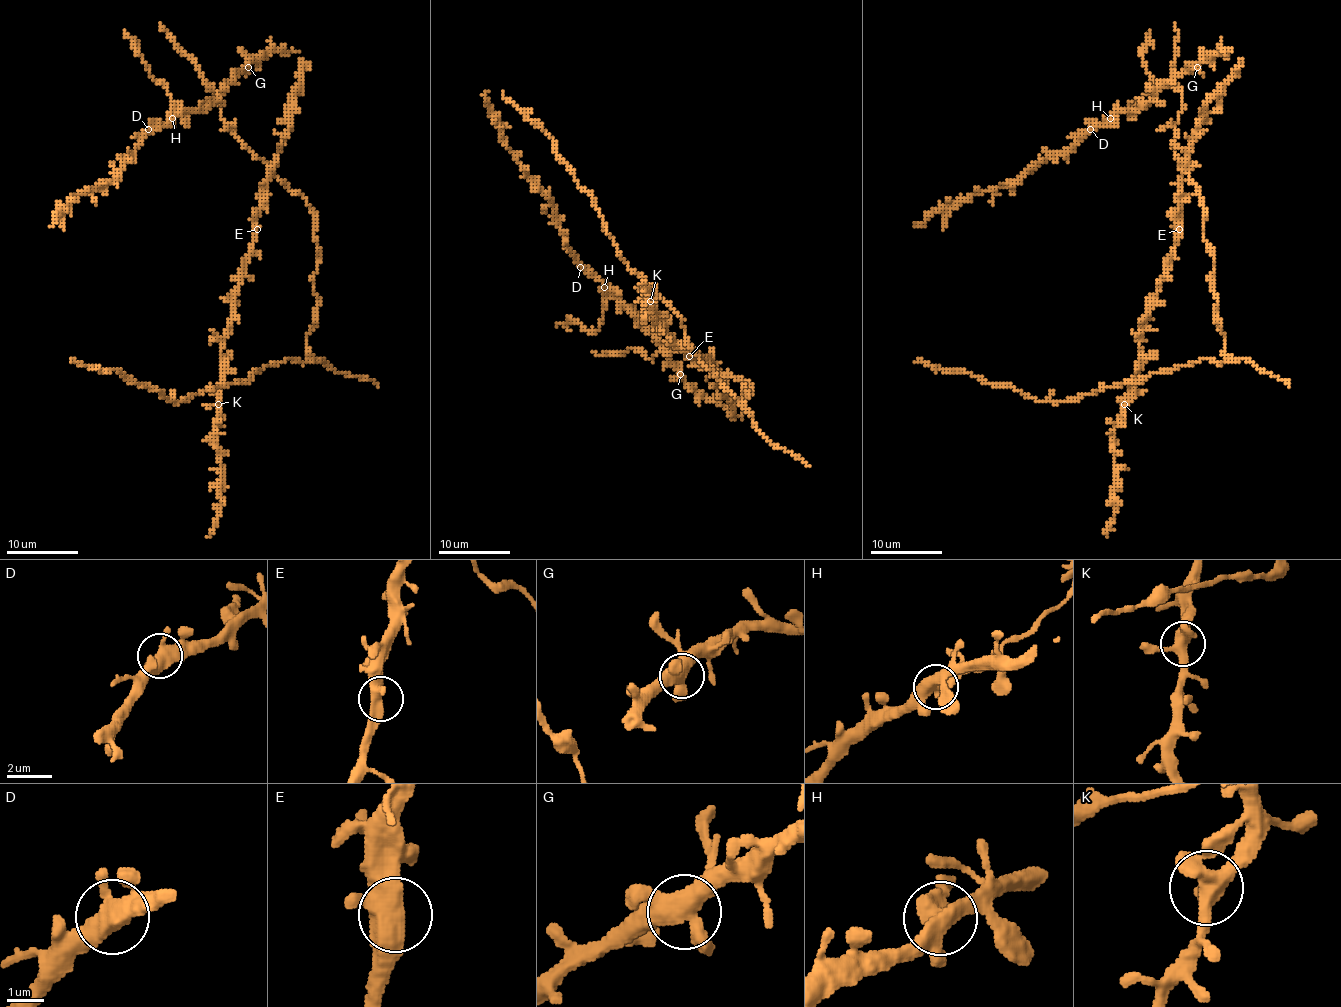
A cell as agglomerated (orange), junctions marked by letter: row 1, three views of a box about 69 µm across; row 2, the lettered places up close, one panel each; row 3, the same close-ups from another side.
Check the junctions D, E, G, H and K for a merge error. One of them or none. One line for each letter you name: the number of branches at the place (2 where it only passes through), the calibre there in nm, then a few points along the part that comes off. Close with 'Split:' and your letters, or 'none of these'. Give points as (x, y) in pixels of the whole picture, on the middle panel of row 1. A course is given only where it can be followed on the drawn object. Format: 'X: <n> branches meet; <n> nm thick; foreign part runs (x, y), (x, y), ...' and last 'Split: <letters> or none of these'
H: 3 branches meet; 480 nm thick; foreign part runs (604, 287), (604, 313), (597, 331), (588, 331), (572, 319), (556, 328)
Split: H

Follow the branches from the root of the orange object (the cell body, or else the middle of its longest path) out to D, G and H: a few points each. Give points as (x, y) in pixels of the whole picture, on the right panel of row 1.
D: (1195, 185), (1190, 145), (1204, 102), (1240, 61), (1233, 52), (1213, 52), (1138, 108), (1119, 110), (1090, 129)
G: (1195, 185), (1190, 179), (1188, 156), (1202, 106), (1235, 72), (1240, 60), (1233, 52), (1213, 52), (1197, 67)
H: (1195, 185), (1190, 145), (1204, 102), (1240, 61), (1233, 52), (1213, 52), (1152, 99), (1110, 118)

